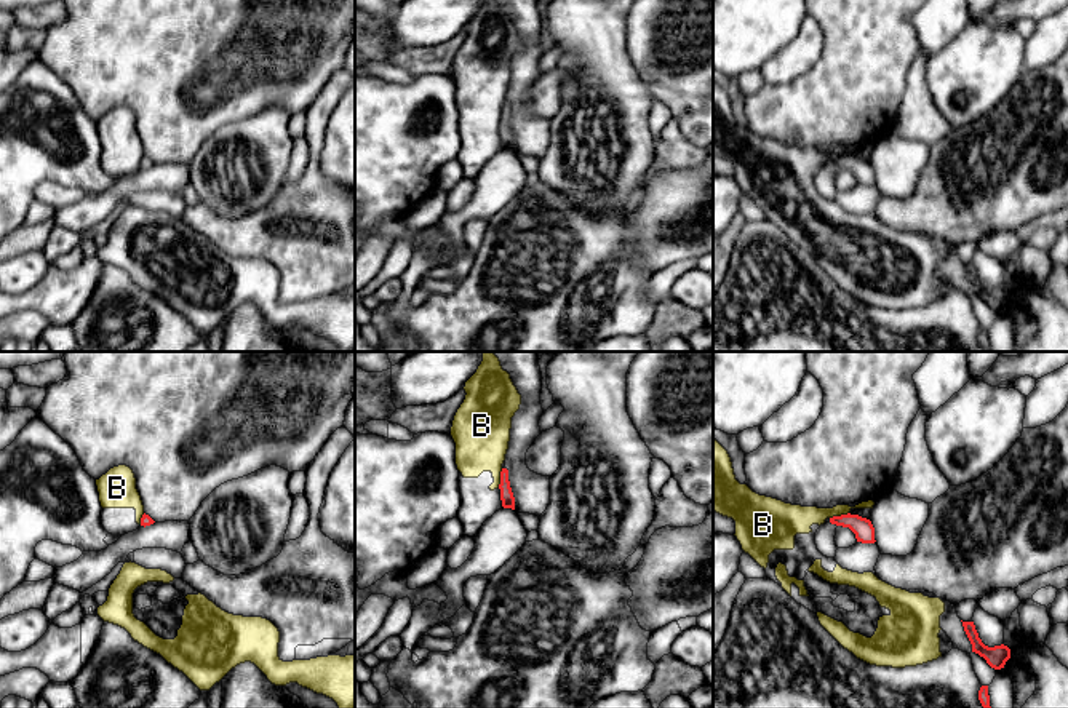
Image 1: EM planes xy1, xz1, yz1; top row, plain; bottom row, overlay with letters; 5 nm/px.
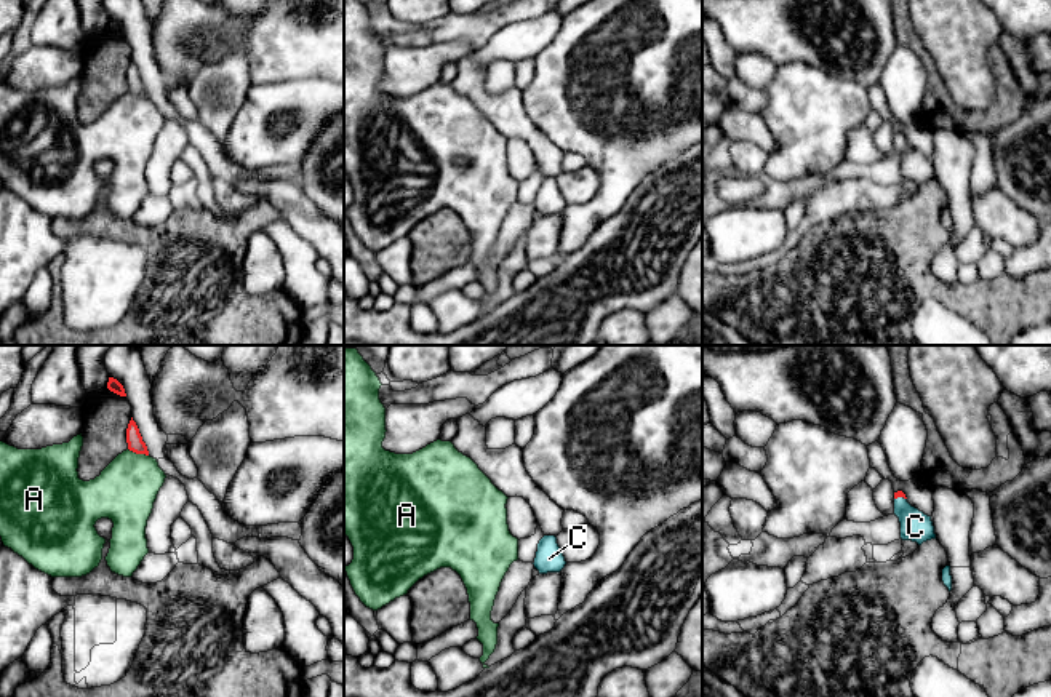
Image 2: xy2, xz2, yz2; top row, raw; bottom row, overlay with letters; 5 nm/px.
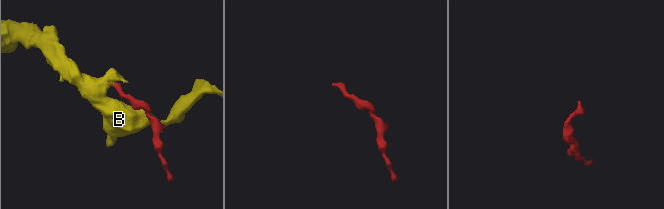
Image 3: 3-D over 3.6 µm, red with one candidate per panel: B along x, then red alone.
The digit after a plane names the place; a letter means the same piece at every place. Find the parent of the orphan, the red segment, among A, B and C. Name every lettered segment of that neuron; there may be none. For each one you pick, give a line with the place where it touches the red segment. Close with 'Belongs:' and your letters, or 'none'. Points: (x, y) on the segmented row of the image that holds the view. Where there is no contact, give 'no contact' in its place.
C: meets red in yz2 at (899, 496)
Belongs: C

